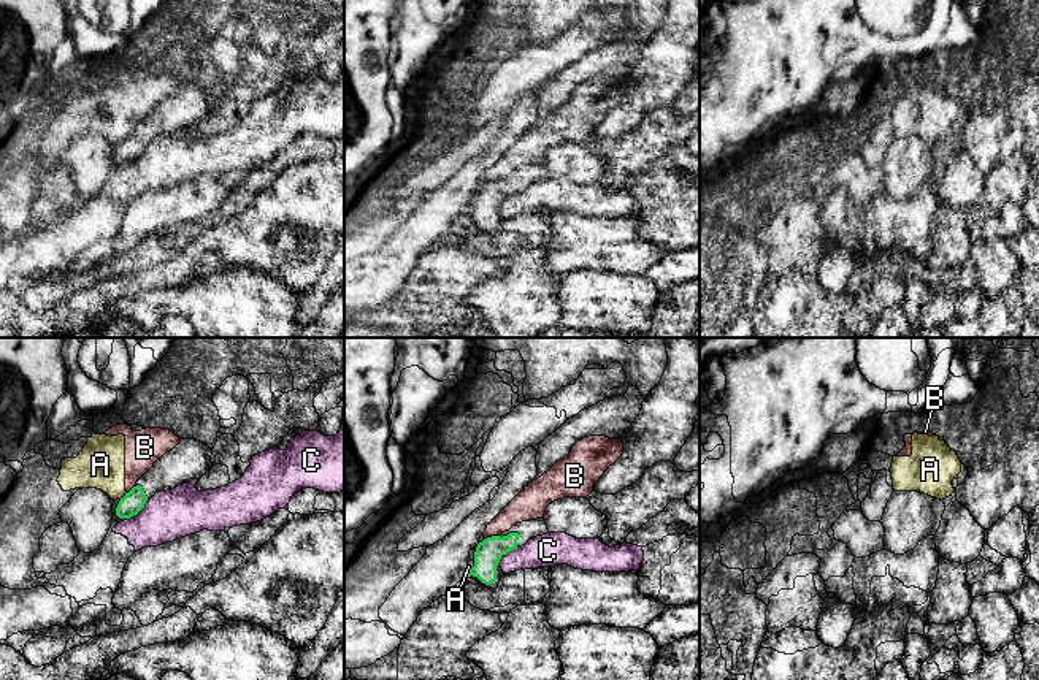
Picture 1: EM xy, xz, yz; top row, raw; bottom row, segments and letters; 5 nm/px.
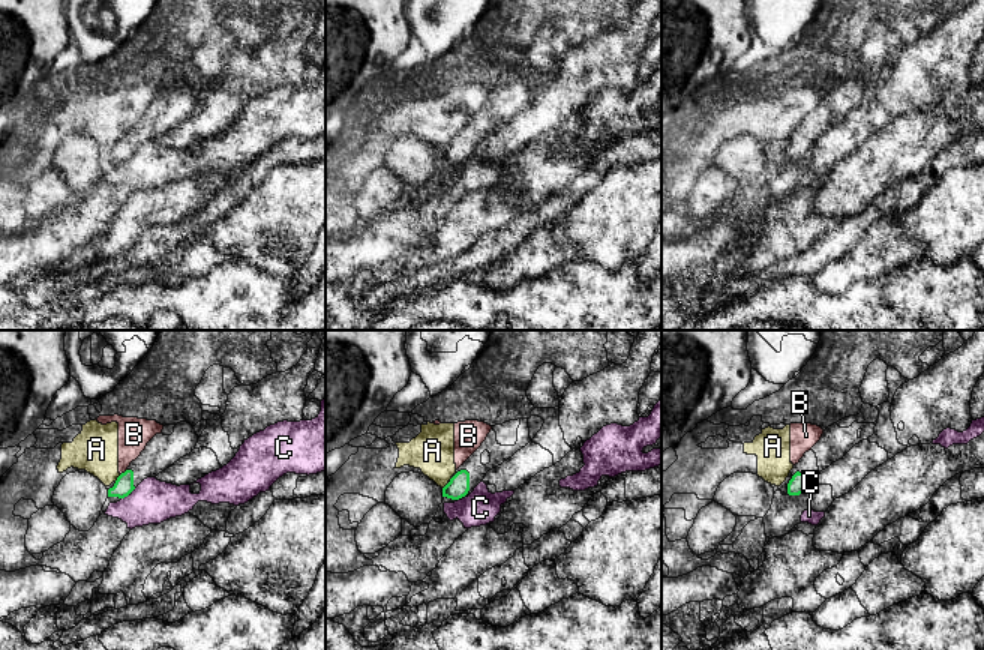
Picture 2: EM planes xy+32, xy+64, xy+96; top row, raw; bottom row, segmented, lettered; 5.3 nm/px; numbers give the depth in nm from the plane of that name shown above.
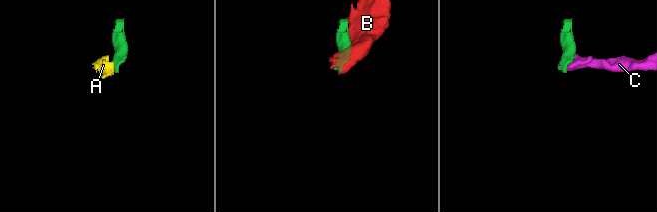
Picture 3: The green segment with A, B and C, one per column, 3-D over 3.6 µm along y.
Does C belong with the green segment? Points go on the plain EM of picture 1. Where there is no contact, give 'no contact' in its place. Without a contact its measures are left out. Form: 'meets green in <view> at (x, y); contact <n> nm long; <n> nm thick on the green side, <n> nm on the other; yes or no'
meets green in xy at (135, 159); contact 120 nm long; 110 nm thick on the green side, 260 nm on the other; no

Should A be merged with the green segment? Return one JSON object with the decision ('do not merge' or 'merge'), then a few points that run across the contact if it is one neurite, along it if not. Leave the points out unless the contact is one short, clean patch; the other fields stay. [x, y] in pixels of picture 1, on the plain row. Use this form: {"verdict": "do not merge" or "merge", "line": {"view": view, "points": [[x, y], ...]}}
{"verdict": "do not merge", "line": {"view": "xy", "points": [[126, 137], [119, 143]]}}

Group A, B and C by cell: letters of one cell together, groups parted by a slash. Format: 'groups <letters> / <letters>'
groups A B / C

